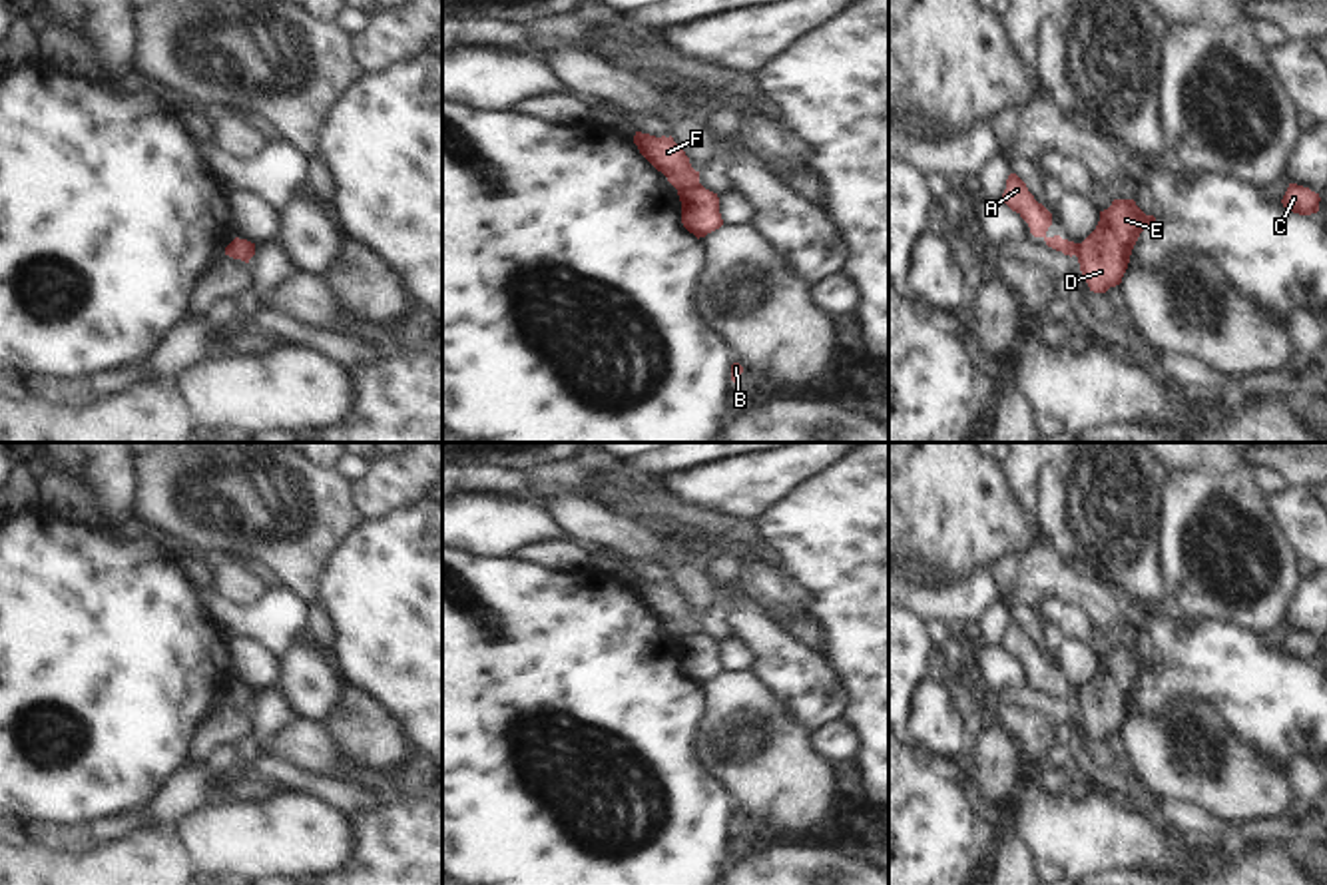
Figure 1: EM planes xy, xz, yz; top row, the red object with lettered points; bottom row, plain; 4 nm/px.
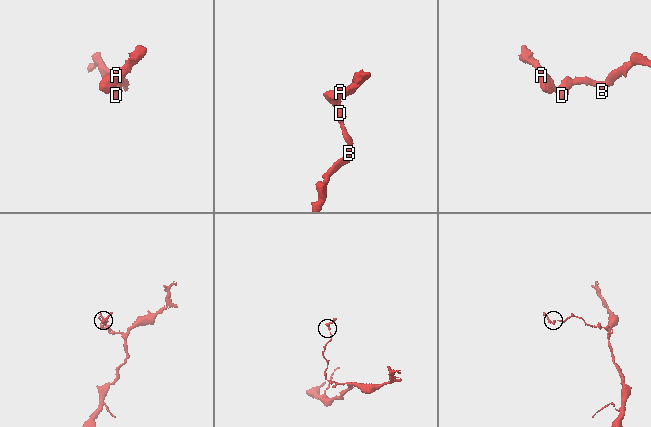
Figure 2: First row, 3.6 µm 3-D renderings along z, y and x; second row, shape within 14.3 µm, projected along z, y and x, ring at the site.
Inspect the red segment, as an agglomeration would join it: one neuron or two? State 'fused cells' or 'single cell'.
fused cells

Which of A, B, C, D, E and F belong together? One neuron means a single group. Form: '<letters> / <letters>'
A F / B C D E

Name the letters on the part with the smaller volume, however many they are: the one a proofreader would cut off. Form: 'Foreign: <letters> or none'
Foreign: A, F

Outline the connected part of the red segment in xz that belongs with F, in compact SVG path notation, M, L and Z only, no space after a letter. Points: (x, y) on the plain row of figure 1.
M636 578L634 590L640 600L662 618L675 636L687 636L699 630L699 618L689 610L685 598L673 588L673 584L656 584Z

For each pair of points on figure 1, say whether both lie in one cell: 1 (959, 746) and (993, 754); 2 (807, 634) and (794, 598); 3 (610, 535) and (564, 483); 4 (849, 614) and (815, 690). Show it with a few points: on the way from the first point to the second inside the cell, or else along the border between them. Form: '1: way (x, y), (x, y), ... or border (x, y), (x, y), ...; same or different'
1: border (969, 740), (971, 756); different
2: way (801, 626), (794, 618), (794, 606); same
3: way (598, 523), (570, 495); same
4: border (817, 650), (839, 682), (845, 708); different

